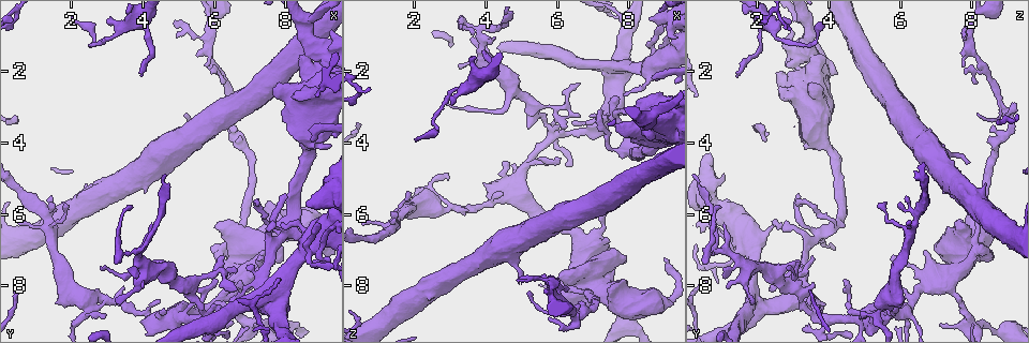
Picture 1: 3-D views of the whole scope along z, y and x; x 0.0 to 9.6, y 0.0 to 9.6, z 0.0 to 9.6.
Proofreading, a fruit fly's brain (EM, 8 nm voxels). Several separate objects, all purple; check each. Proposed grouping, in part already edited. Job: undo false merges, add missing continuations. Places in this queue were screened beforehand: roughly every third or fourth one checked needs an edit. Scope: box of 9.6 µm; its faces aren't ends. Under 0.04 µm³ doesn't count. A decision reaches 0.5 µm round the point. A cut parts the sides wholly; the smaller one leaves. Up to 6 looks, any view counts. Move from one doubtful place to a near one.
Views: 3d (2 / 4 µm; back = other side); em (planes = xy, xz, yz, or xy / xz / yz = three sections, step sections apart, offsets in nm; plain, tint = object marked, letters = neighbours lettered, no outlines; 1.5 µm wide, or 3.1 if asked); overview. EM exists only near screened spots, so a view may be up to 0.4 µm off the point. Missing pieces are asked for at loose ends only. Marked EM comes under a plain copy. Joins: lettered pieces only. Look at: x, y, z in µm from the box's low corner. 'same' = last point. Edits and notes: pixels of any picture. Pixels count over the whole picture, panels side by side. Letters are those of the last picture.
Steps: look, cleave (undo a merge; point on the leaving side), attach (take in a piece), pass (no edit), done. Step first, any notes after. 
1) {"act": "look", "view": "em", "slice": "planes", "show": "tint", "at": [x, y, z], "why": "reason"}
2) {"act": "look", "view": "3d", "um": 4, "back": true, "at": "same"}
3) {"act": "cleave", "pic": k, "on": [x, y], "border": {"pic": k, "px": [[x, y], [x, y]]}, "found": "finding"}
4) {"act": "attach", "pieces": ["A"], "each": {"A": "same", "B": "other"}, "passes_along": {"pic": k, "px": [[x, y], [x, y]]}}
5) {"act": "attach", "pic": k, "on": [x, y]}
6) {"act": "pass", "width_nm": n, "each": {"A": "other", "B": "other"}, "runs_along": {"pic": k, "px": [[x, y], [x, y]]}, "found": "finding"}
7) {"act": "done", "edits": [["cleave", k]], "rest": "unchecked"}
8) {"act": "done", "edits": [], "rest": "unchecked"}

{"act": "look", "view": "3d", "um": 4, "at": [3.90, 2.10, 1.40]}

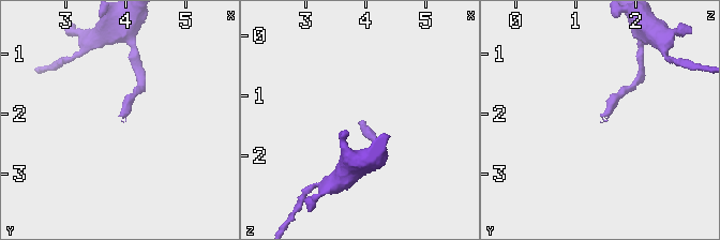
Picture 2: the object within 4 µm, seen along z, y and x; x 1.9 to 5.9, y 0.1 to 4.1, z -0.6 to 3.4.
{"act": "look", "view": "em", "slice": "planes", "show": "letters", "at": [3.95, 2.15, 1.40]}

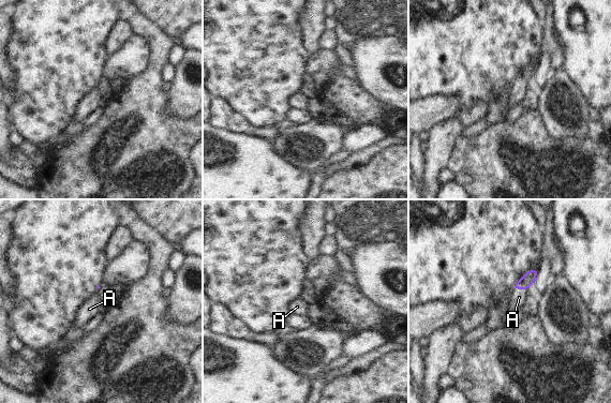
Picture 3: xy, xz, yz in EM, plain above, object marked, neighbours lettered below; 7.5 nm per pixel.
{"act": "attach", "pic": 3, "on": [519, 297], "each": {"A": "same"}, "passes_along": {"pic": 3, "px": [[528, 278], [520, 288], [519, 297]]}, "found": "it goes on there"}

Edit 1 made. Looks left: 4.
{"act": "look", "view": "em", "slice": "planes", "show": "letters", "at": [4.90, 4.50, 7.95], "why": "branch stops here"}

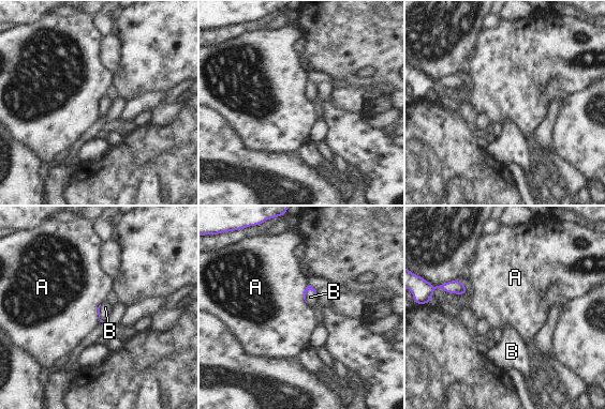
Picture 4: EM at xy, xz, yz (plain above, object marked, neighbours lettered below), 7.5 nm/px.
{"act": "attach", "pic": 4, "on": [310, 297], "longest_contact_nm": ["A", 140], "each": {"A": "other", "B": "same"}, "passes_along": {"pic": 4, "px": [[308, 288], [305, 296], [310, 297]]}, "found": "the neuron continues"}

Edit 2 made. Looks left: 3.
{"act": "look", "view": "overview", "why": "redraw"}

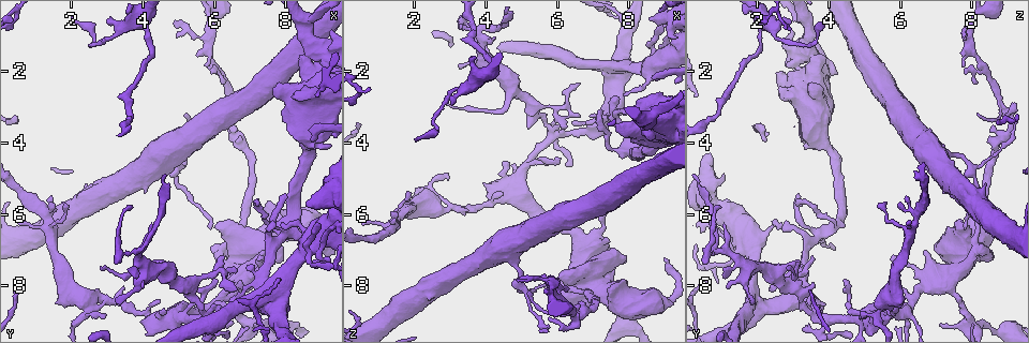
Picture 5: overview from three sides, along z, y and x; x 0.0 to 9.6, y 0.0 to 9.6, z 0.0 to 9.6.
{"act": "look", "view": "3d", "um": 4, "at": [7.20, 5.55, 3.15], "why": "tapers out"}

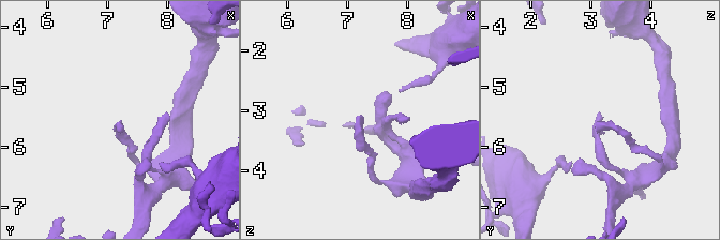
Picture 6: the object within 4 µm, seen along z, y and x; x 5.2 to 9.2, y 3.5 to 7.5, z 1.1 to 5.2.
{"act": "look", "view": "em", "slice": "xy", "step": 4, "show": "letters", "at": [7.20, 5.60, 3.15]}

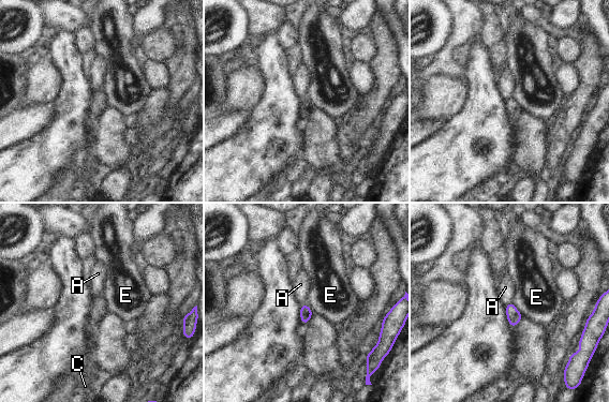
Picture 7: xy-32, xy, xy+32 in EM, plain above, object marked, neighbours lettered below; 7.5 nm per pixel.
{"act": "pass", "longest_contact_nm": ["E", 160], "each": {"A": "other", "C": "other", "E": "other"}, "border": {"pic": 7, "px": [[511, 301], [523, 317]]}, "found": "none of them fits"}

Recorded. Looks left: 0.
{"act": "done", "edits": [["attach", 3], ["attach", 4]], "rest": "unchecked"}

